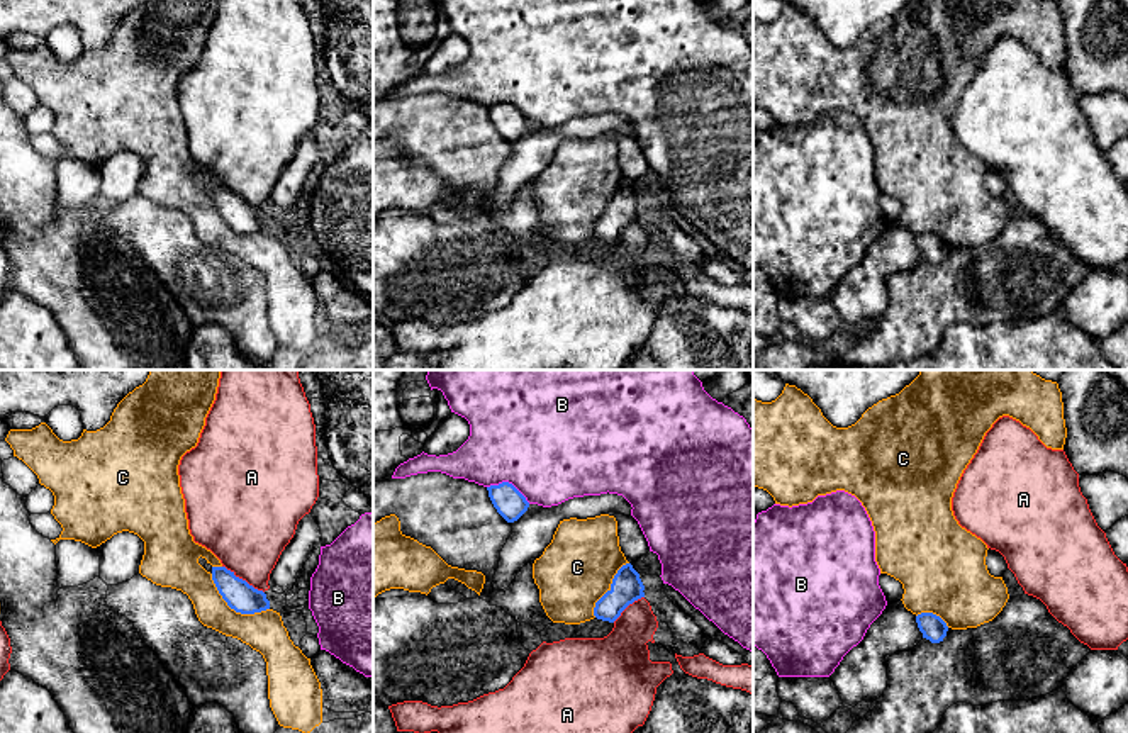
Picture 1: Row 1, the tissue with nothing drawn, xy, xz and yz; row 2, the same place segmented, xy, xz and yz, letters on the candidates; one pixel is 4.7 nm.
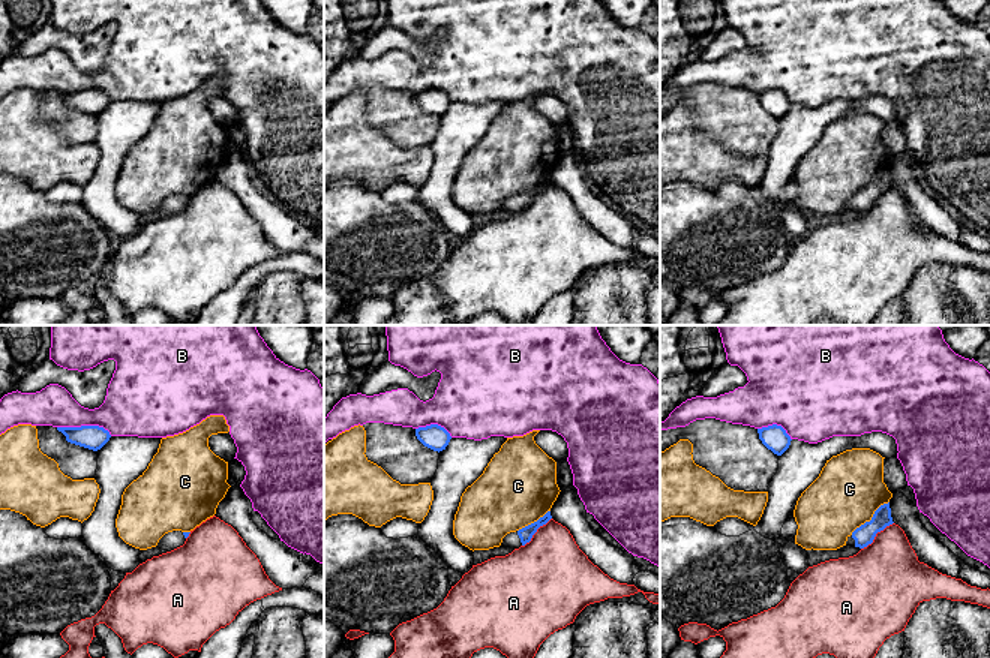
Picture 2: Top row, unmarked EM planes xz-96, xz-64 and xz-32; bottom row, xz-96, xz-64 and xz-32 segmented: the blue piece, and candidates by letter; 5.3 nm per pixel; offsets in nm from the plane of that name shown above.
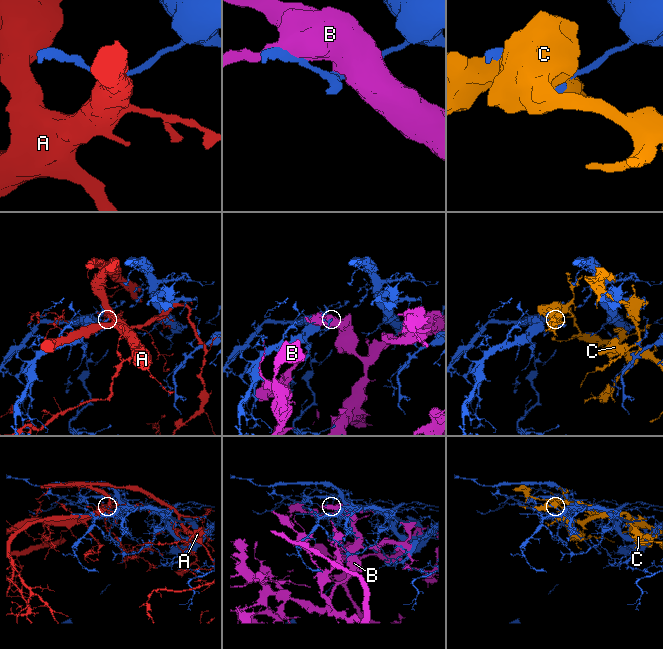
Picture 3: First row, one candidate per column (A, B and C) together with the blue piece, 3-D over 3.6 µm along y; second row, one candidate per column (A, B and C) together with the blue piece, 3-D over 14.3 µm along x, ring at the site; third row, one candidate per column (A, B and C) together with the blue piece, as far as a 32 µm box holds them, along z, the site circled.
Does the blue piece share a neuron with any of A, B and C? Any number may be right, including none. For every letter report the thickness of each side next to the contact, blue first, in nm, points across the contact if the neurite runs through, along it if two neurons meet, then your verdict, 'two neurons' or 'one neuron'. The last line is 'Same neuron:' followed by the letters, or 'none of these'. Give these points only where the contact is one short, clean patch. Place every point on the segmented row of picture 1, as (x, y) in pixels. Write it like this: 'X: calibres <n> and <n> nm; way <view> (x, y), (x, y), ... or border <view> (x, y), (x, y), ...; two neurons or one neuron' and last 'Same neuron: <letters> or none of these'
A: calibres 140 and 400 nm; two neurons
B: calibres 150 and 500 nm; two neurons
C: calibres 140 and 190 nm; two neurons
Same neuron: none of these

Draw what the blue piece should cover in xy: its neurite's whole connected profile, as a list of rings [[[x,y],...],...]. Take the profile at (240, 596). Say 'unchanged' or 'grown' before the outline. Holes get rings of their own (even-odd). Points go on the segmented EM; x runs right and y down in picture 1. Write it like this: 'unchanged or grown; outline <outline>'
grown; outline [[[205,558],[198,563],[212,574],[212,580],[231,609],[241,614],[254,614],[270,609],[270,601],[263,590],[254,589],[246,580],[234,575],[226,567],[212,567]]]

